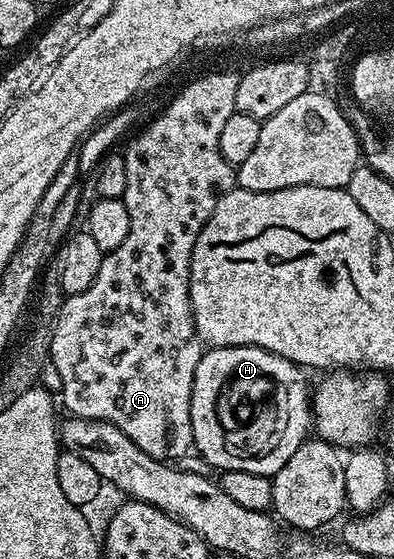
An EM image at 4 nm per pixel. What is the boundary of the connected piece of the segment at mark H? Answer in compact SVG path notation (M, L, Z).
M215 346L206 349L199 360L199 368L195 368L195 380L191 392L191 428L193 429L193 444L196 453L201 453L213 466L218 466L218 471L242 470L256 474L275 475L300 446L307 441L311 434L311 386L305 383L306 371L296 362L287 360L278 354L267 352L258 346Z

